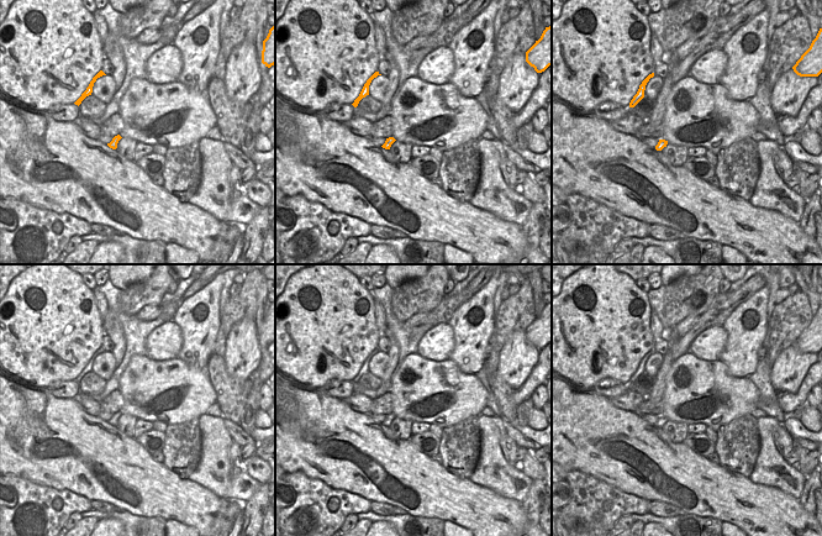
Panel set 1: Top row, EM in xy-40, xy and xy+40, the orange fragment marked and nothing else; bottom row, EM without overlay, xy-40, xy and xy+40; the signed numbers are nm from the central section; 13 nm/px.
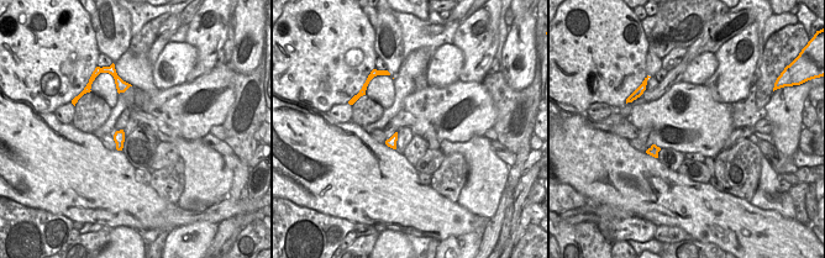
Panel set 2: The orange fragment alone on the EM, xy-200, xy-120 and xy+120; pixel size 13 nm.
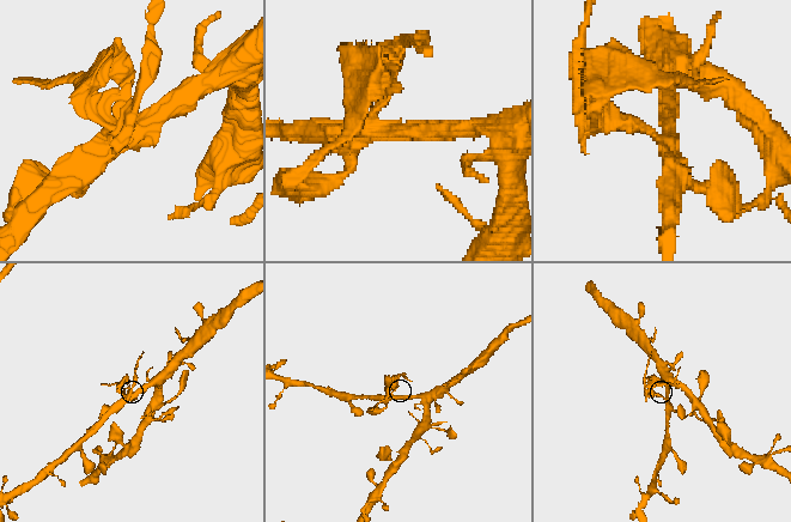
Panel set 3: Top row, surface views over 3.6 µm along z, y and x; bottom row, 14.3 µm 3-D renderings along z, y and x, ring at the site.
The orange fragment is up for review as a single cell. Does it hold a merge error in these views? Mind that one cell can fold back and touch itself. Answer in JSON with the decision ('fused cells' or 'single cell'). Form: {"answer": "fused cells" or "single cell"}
{"answer": "fused cells"}

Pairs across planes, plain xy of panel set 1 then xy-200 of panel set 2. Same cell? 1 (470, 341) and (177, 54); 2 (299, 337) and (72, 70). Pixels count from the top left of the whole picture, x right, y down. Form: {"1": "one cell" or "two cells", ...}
{"1": "two cells", "2": "one cell"}

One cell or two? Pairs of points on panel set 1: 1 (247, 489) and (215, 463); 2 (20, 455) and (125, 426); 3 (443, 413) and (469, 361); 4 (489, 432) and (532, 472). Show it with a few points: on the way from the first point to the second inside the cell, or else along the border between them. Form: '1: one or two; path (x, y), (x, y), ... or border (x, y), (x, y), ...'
1: one; path (238, 487), (222, 472)
2: two; border (115, 426), (132, 437)
3: two; border (449, 358), (463, 372), (474, 374)
4: two; border (518, 466), (532, 481)

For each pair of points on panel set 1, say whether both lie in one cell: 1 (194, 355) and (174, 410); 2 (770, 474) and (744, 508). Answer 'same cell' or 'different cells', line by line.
1: different cells
2: different cells

